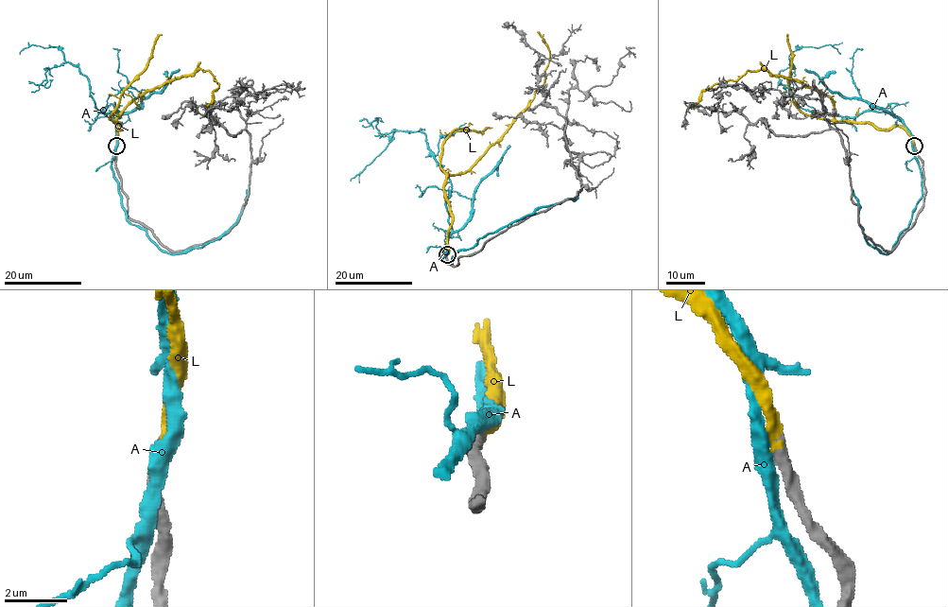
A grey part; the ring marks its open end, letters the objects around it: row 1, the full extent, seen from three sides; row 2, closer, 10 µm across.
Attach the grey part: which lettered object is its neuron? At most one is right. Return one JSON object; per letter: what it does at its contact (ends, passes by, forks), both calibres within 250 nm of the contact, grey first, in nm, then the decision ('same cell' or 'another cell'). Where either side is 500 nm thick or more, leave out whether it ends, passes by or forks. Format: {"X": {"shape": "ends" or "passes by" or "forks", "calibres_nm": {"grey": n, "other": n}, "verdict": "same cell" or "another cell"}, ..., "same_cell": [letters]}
{"A": {"shape": "passes by", "calibres_nm": {"grey": 420, "other": 480}, "verdict": "another cell"}, "L": {"shape": "ends", "calibres_nm": {"grey": 360, "other": 320}, "verdict": "same cell"}, "same_cell": ["L"]}

